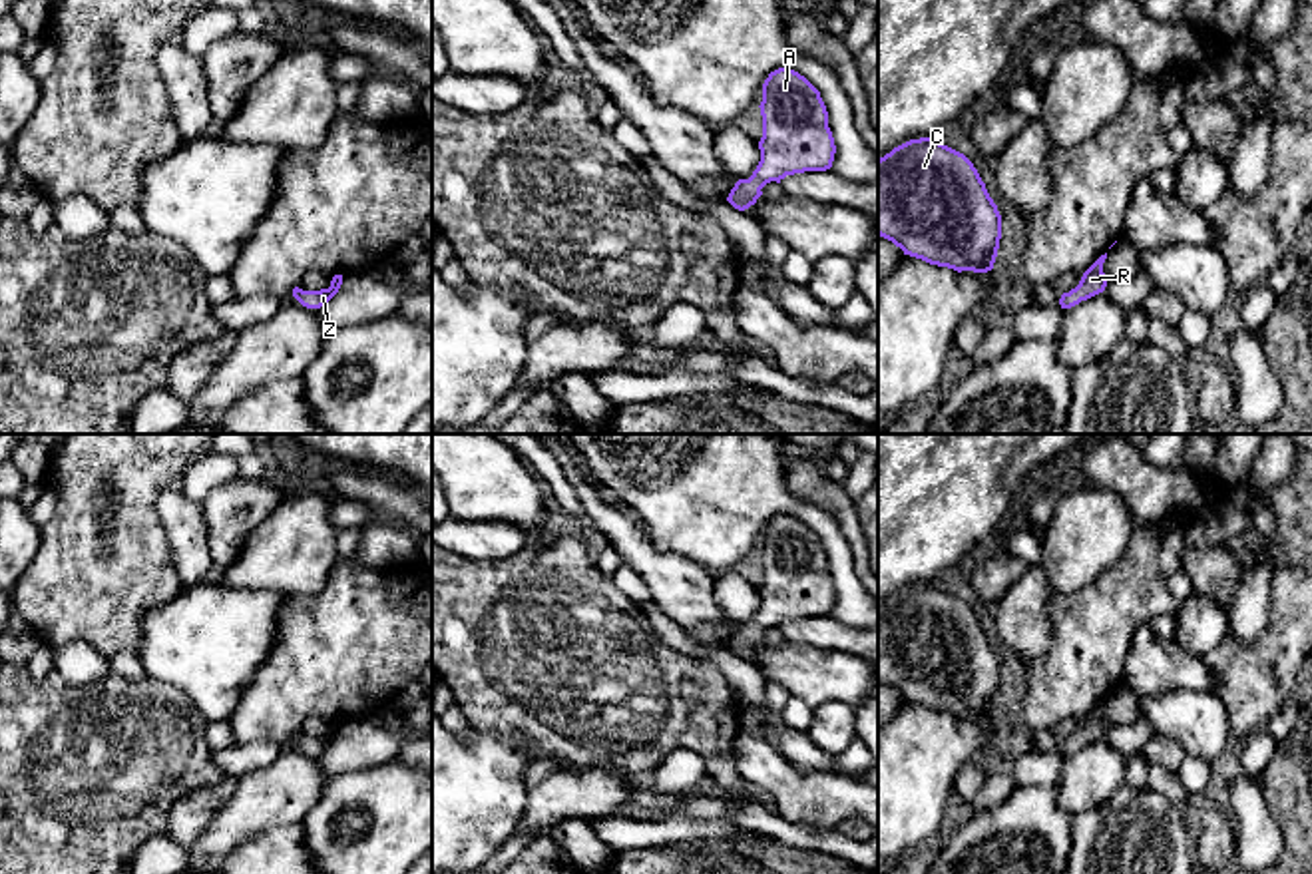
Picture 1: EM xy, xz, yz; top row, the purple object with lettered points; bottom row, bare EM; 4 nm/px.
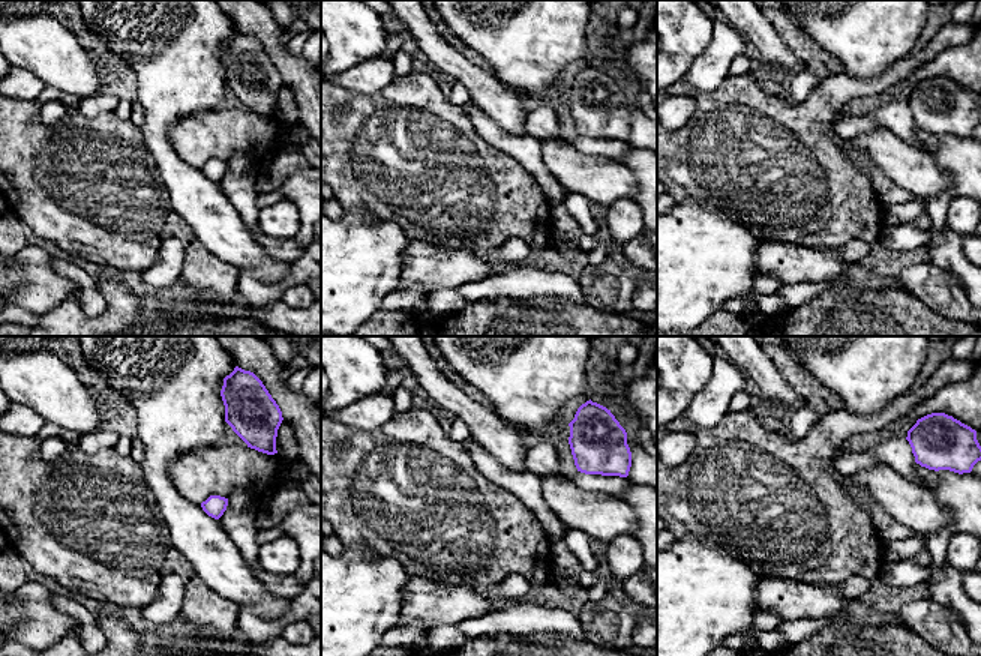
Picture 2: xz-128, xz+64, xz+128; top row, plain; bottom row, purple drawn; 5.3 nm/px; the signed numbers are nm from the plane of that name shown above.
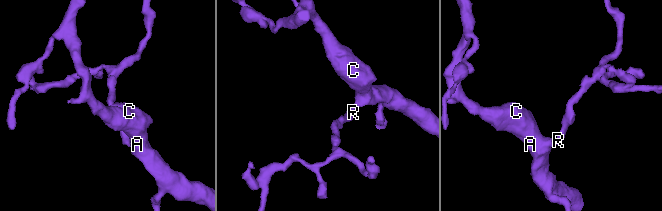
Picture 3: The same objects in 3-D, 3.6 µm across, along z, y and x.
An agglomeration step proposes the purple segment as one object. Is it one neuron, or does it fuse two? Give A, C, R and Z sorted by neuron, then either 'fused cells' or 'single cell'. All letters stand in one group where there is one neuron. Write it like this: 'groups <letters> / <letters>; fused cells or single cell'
groups A C R Z; single cell

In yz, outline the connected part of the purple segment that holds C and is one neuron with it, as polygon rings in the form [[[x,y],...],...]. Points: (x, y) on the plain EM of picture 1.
[[[920,583],[878,605],[878,681],[930,711],[987,719],[1001,661],[964,599]]]

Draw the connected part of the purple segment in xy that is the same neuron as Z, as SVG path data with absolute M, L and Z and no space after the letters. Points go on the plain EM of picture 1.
M334 721L328 735L303 737L295 733L293 743L307 755L321 755L338 739L340 731L342 731L342 721Z

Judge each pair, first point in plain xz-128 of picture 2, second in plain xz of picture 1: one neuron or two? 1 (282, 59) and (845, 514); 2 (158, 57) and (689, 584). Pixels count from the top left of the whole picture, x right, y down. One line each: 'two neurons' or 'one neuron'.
1: one neuron
2: two neurons

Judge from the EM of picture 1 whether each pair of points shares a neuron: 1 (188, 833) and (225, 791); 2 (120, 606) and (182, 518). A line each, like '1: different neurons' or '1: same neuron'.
1: same neuron
2: different neurons

